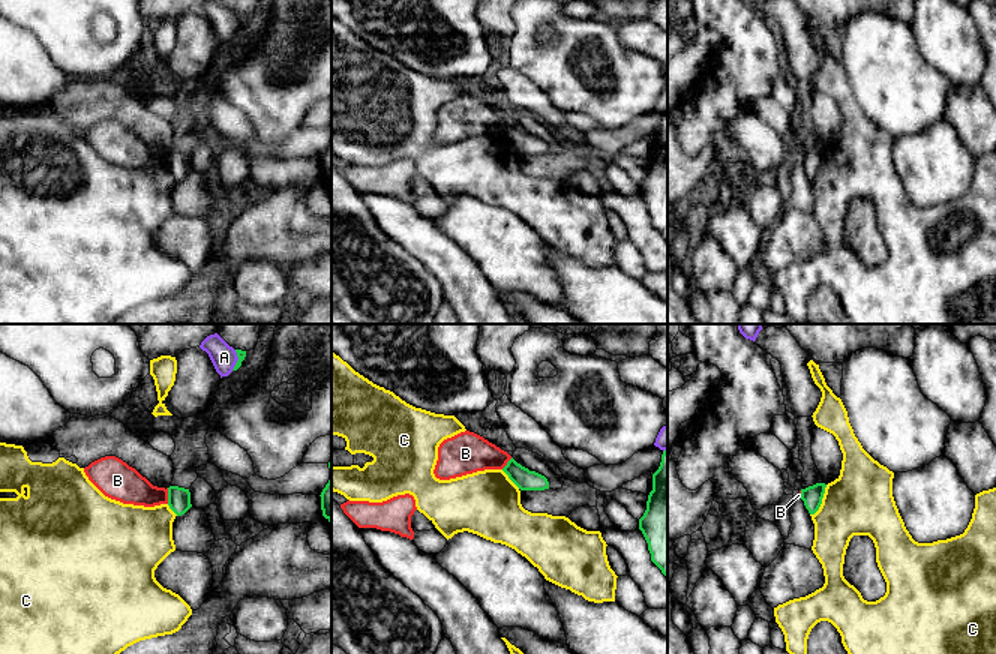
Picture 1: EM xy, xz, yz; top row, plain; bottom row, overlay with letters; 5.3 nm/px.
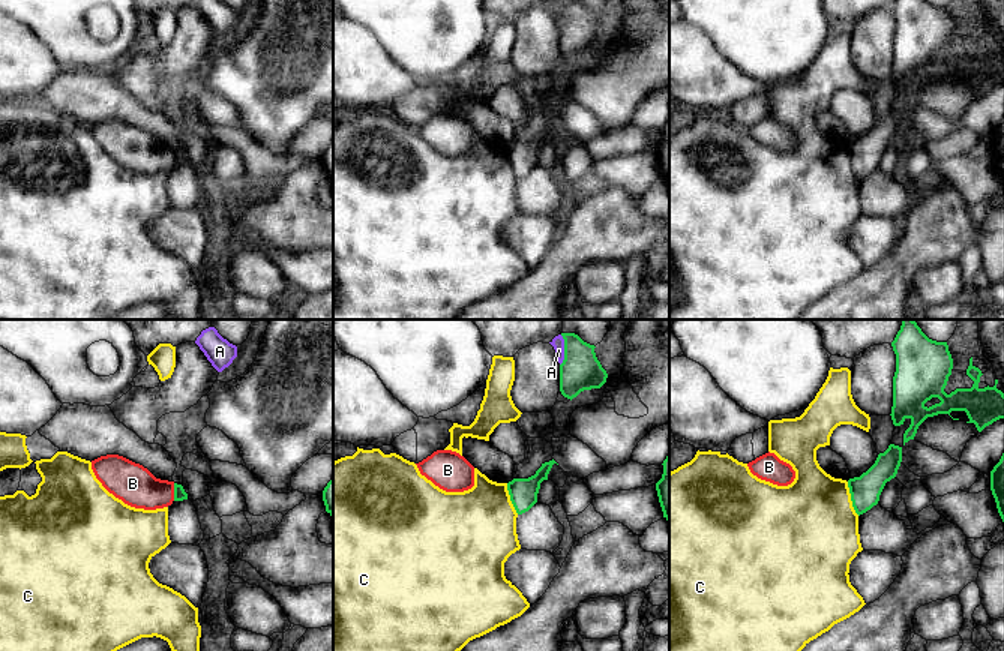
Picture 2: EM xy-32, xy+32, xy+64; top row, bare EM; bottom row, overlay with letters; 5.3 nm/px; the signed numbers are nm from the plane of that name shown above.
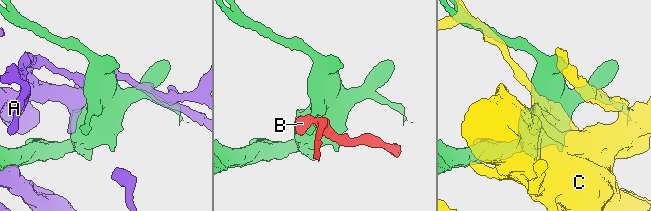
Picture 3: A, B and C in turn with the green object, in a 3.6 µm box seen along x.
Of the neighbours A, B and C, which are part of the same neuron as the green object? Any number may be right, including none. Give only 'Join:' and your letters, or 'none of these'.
Join: none of these

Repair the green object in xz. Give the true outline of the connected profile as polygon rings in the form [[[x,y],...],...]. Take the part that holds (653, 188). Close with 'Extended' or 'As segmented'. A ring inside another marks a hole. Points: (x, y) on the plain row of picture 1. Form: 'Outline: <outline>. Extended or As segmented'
Outline: [[[668,114],[663,116],[660,130],[652,138],[652,154],[639,183],[639,194],[648,207],[651,225],[668,242]]]. As segmented

